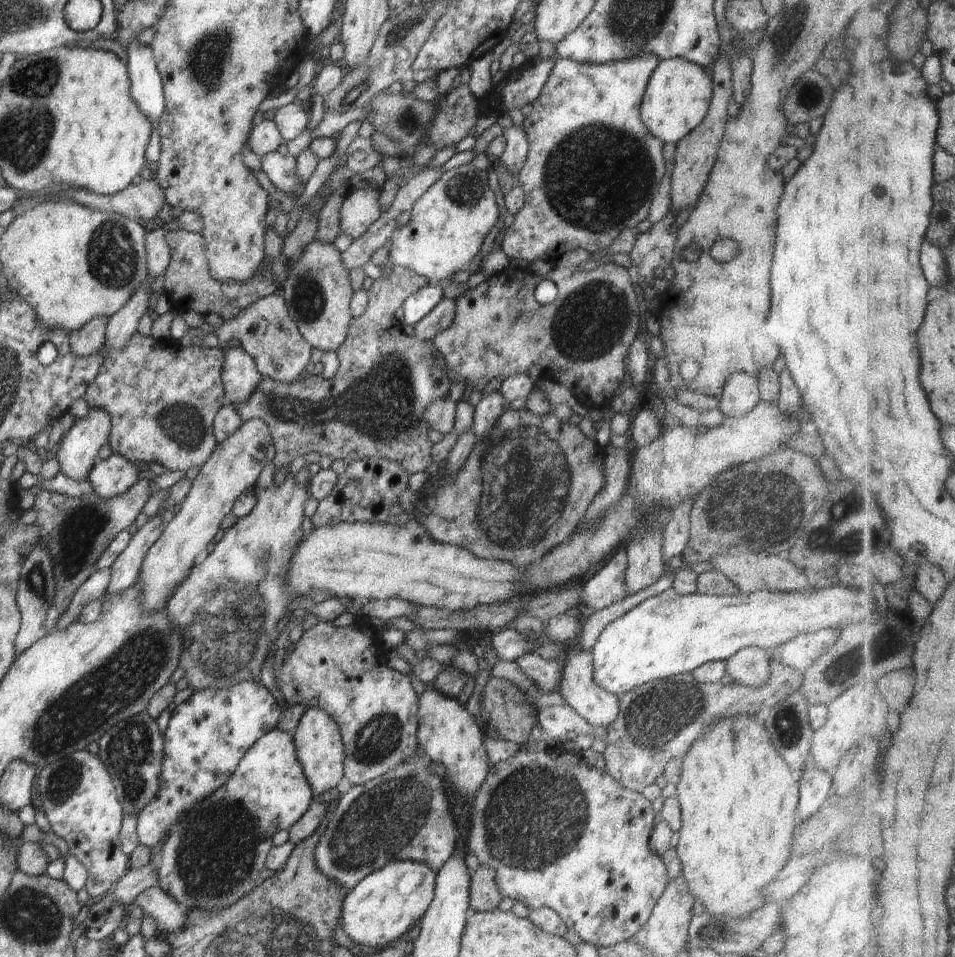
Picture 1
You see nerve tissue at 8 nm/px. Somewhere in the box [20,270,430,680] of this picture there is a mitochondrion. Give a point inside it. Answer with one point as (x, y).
(381, 404)

